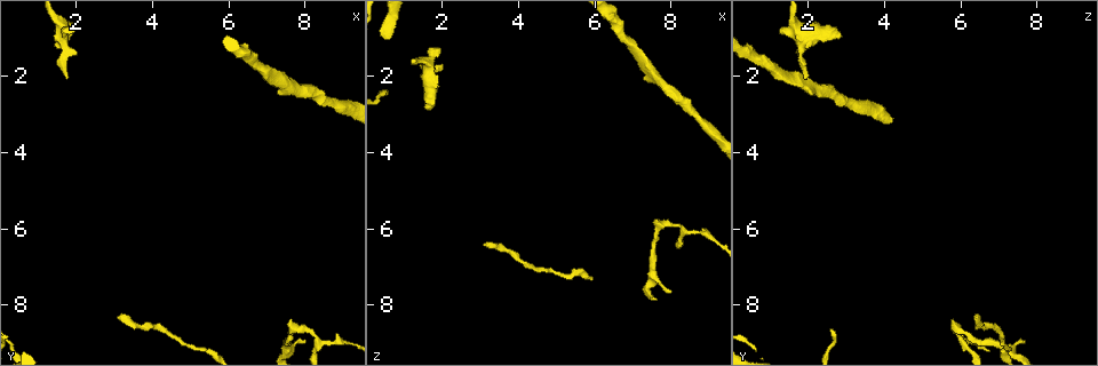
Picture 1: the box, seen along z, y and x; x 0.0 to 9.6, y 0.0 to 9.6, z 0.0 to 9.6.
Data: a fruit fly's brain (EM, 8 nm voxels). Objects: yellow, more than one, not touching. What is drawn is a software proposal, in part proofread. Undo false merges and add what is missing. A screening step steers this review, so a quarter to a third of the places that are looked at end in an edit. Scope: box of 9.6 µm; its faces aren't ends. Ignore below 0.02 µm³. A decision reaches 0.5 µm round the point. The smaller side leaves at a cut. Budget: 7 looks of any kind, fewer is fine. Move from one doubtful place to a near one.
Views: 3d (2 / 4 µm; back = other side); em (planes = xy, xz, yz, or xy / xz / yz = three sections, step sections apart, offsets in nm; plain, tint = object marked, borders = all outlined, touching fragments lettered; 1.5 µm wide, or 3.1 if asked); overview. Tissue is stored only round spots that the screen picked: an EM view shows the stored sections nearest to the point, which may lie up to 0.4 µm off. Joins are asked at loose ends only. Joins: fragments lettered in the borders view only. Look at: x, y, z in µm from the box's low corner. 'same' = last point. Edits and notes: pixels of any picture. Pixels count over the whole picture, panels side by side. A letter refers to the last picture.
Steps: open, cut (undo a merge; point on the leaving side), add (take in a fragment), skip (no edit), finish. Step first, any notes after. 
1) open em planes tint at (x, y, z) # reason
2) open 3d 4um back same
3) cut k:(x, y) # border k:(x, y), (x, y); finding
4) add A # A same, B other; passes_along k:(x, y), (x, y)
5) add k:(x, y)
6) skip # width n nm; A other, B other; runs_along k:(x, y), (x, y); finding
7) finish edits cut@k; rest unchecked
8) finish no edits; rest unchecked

open 3d 2um back at (1.65, 1.05, 2.90) # thick end

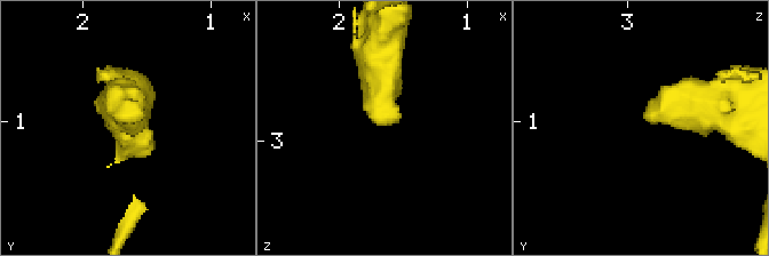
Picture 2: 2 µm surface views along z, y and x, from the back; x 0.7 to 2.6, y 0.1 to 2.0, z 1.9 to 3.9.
open em planes tint at (1.70, 1.00, 2.86) # shape alone is not enough

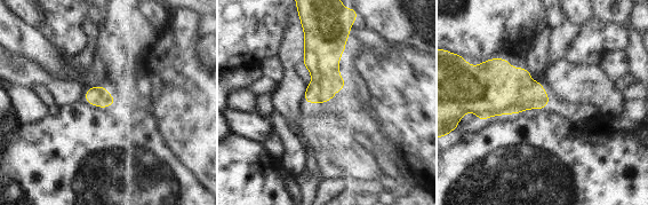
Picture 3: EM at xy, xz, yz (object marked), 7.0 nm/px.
open em planes borders same # see the neighbours

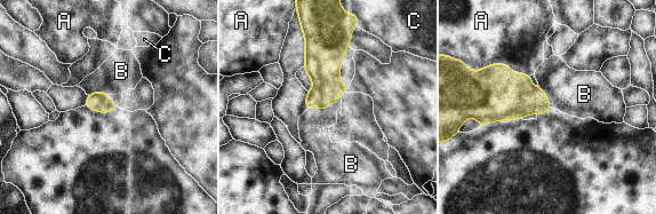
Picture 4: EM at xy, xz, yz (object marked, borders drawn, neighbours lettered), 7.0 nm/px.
skip # A other, B other, C other; border 4:(341, 95), (326, 108), (308, 109); none of them fits

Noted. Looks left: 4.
open em planes borders at (3.05, 8.35, 6.45) # branch stops here

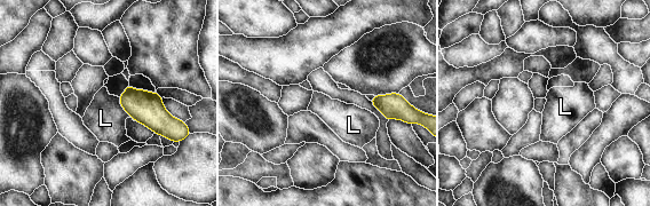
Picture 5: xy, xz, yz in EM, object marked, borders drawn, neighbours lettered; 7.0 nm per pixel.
skip # L other; border 5:(118, 97), (120, 107), (131, 117); no lettered fragment goes on from it

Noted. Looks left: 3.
open em planes borders at (7.95, 8.85, 7.65) # an open end

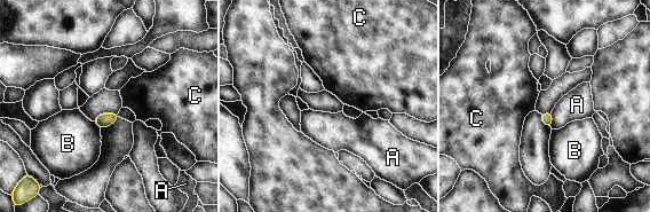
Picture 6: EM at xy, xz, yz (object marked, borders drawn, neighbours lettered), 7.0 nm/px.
skip # A other, B other, C other; no lettered fragment goes on from it

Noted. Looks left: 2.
finish no edits; rest unchecked

